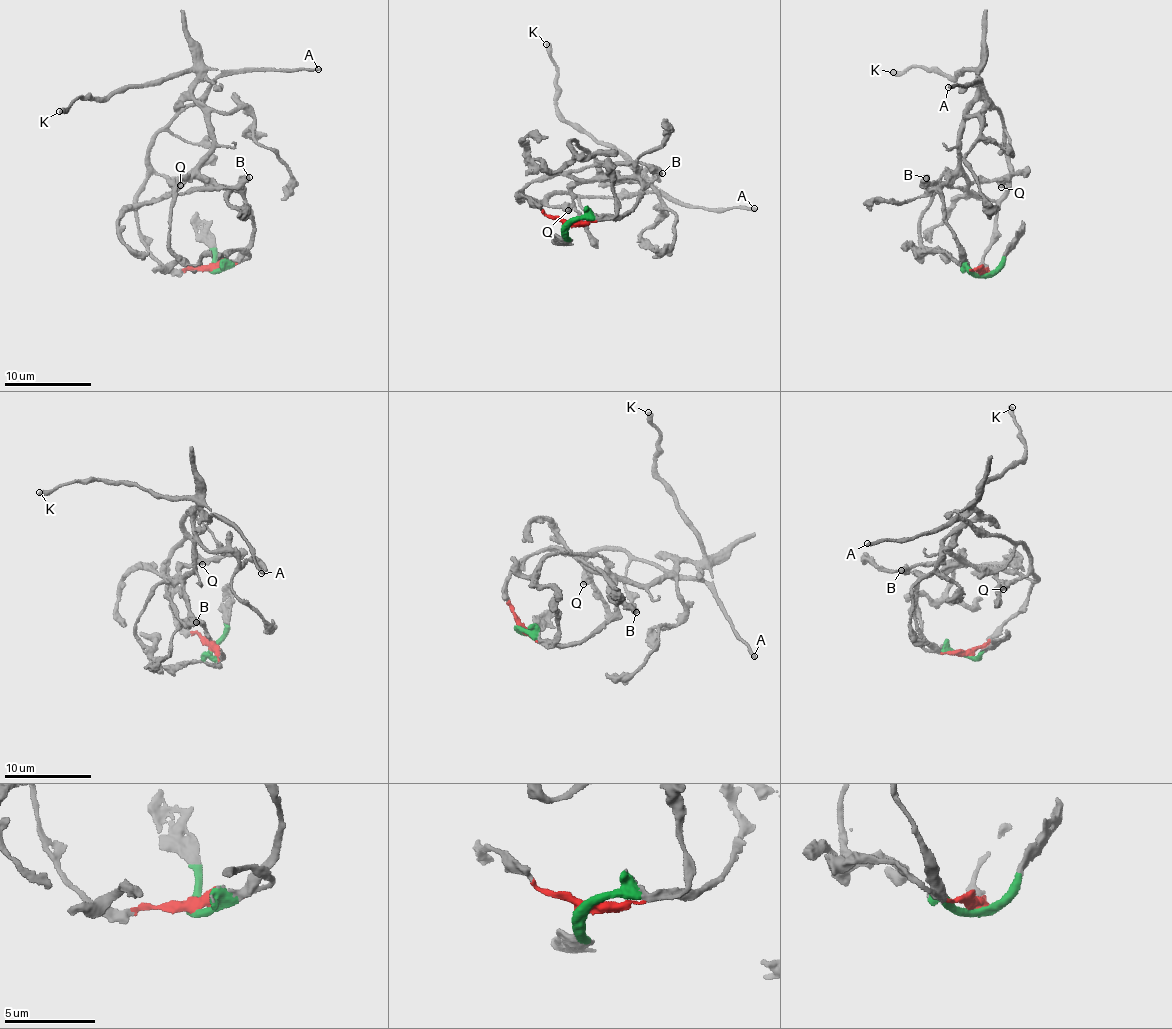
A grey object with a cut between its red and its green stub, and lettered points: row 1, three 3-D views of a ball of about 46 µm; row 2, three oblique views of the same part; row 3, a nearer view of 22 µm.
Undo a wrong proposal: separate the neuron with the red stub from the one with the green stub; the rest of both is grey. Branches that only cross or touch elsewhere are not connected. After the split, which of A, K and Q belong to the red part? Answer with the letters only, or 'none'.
A, Q

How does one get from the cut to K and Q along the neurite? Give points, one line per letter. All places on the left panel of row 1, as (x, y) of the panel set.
K: (211, 269), (249, 243), (252, 214), (200, 172), (212, 126), (197, 74), (59, 111)
Q: (211, 267), (169, 269), (159, 263), (138, 229), (137, 205), (141, 184), (153, 175), (168, 176), (181, 185)

